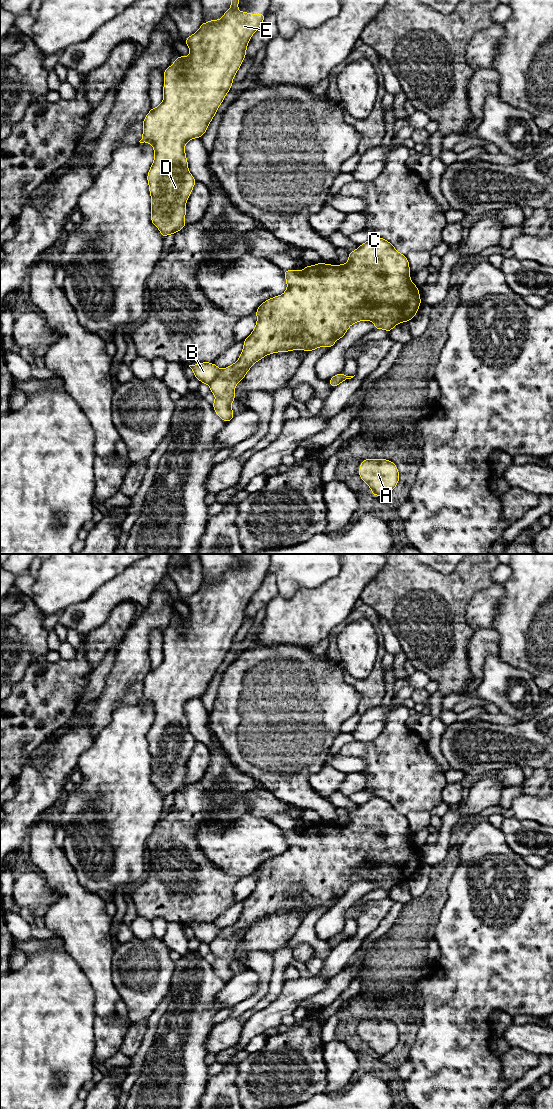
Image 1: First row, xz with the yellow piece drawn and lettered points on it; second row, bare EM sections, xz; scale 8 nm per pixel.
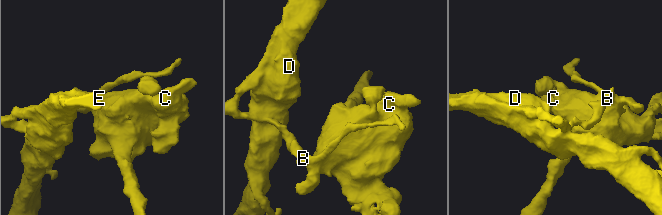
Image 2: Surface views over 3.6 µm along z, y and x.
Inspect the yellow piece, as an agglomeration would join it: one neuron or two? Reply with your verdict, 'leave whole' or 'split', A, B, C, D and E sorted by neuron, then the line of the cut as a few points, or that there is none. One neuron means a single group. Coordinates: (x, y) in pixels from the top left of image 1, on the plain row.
split; groups A C / B D E; cut xz (223, 929), (209, 944)

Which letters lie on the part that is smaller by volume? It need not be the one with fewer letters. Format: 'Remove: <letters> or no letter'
Remove: A, C

